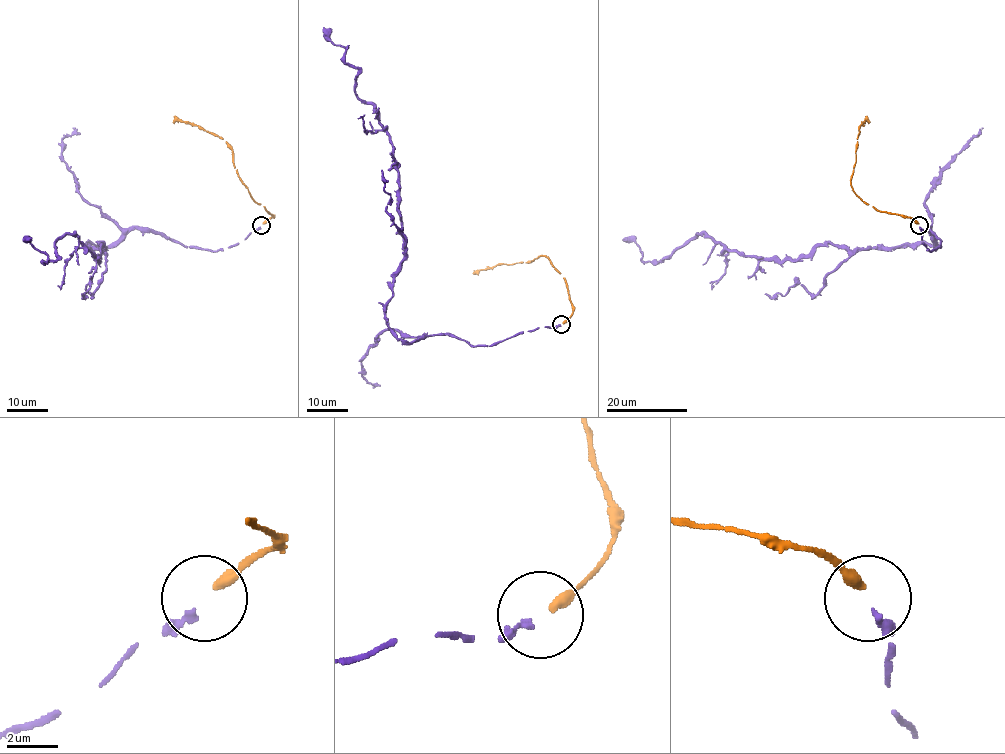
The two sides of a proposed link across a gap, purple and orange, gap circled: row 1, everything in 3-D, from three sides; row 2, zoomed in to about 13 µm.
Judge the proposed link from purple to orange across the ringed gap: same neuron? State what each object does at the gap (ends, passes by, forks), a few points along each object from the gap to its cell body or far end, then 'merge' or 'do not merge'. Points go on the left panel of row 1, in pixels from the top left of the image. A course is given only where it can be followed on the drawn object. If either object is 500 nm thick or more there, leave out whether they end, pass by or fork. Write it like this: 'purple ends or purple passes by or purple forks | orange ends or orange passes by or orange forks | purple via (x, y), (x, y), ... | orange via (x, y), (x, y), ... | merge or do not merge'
purple ends | orange ends | purple via (260, 226), (215, 251), (130, 228), (86, 244), (101, 242), (99, 261), (72, 234), (44, 262), (23, 239) | orange via (263, 223), (272, 216), (249, 193), (233, 161), (233, 149), (226, 141), (196, 125), (179, 121), (173, 123) | merge

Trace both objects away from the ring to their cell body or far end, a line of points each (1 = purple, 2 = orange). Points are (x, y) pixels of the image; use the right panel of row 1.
1: (920, 226), (941, 247), (930, 228), (938, 247), (826, 242), (774, 261), (697, 234), (657, 262), (623, 239)
2: (919, 223), (907, 216), (879, 211), (866, 204), (851, 186), (859, 129), (865, 121), (868, 123)

